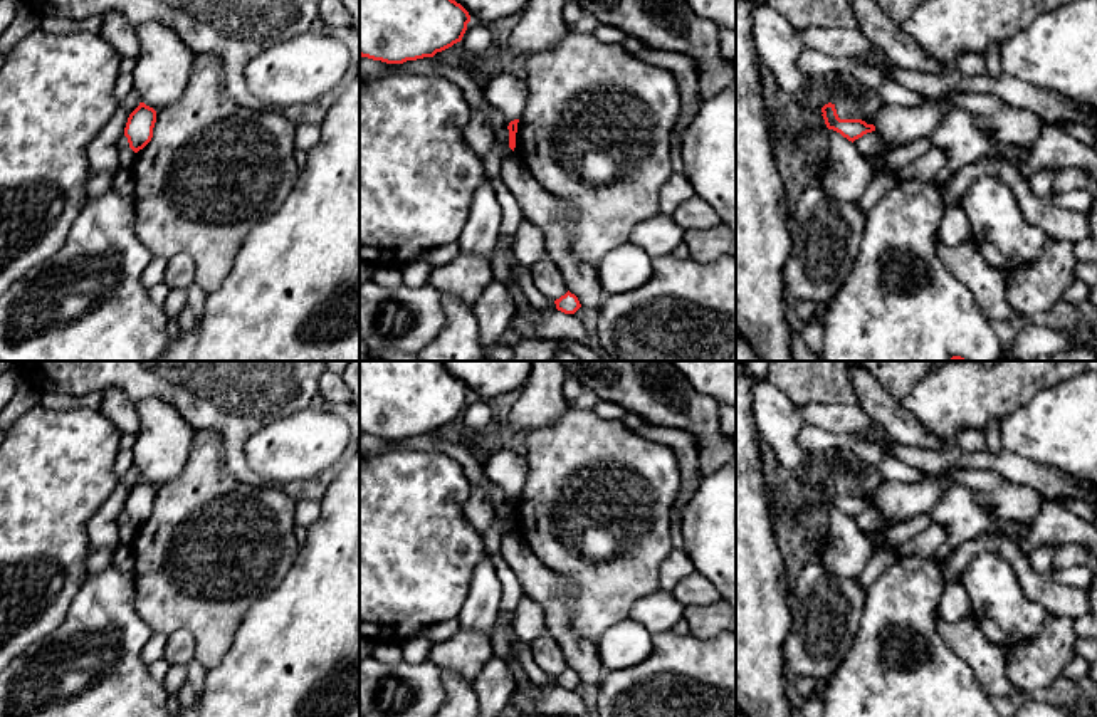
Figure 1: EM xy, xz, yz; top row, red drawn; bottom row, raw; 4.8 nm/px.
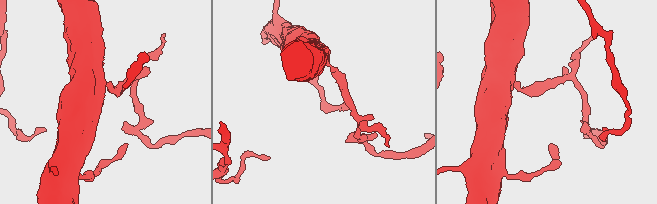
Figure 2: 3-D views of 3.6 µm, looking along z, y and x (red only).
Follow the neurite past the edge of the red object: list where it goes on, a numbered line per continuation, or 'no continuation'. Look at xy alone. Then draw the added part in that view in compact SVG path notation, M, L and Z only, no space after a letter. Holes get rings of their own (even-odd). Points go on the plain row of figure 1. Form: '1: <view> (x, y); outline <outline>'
no continuation

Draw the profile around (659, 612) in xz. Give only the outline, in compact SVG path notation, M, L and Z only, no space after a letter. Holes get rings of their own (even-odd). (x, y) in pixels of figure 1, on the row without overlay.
M659 589L635 601L628 618L650 633L662 633L672 630L675 623L684 620L685 608L672 593Z

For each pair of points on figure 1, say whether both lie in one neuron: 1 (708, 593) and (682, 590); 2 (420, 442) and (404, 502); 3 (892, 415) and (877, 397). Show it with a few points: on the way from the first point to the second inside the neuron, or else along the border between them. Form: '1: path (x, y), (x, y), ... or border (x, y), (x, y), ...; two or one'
1: path (701, 591), (689, 590); one
2: border (380, 452), (440, 450), (457, 459); two
3: path (887, 410), (879, 402); one

